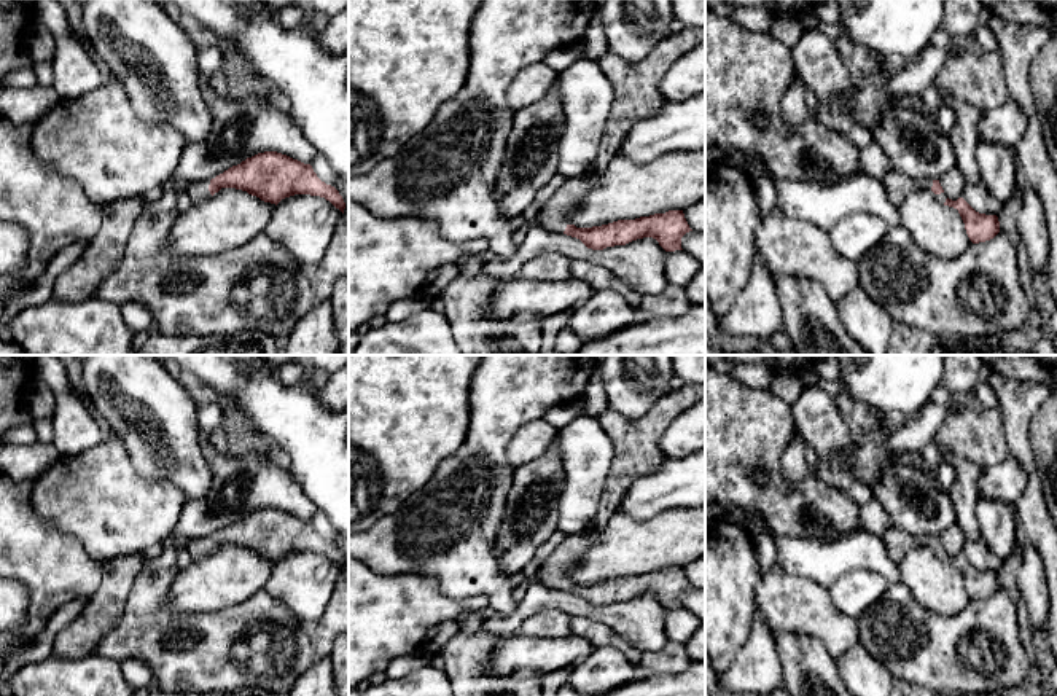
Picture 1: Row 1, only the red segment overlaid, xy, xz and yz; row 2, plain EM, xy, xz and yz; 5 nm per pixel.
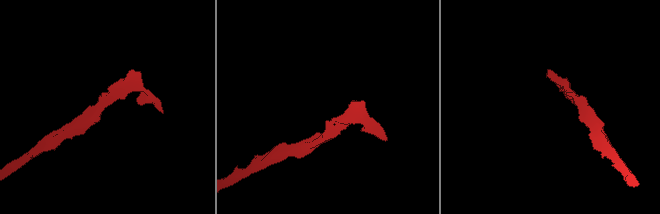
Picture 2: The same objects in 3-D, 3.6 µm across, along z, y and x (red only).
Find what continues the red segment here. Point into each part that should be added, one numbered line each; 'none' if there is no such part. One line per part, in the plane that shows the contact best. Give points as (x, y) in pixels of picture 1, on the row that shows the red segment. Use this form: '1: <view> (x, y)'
1: xy (198, 191)

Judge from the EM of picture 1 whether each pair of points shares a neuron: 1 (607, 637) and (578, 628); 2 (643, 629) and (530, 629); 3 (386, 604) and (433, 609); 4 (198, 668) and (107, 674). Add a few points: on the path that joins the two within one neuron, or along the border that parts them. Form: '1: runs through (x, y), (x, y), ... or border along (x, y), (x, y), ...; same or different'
1: runs through (600, 636), (585, 628); same
2: border along (534, 613), (562, 610), (572, 617); different
3: runs through (397, 606), (422, 606); same
4: border along (97, 653), (120, 664); different

